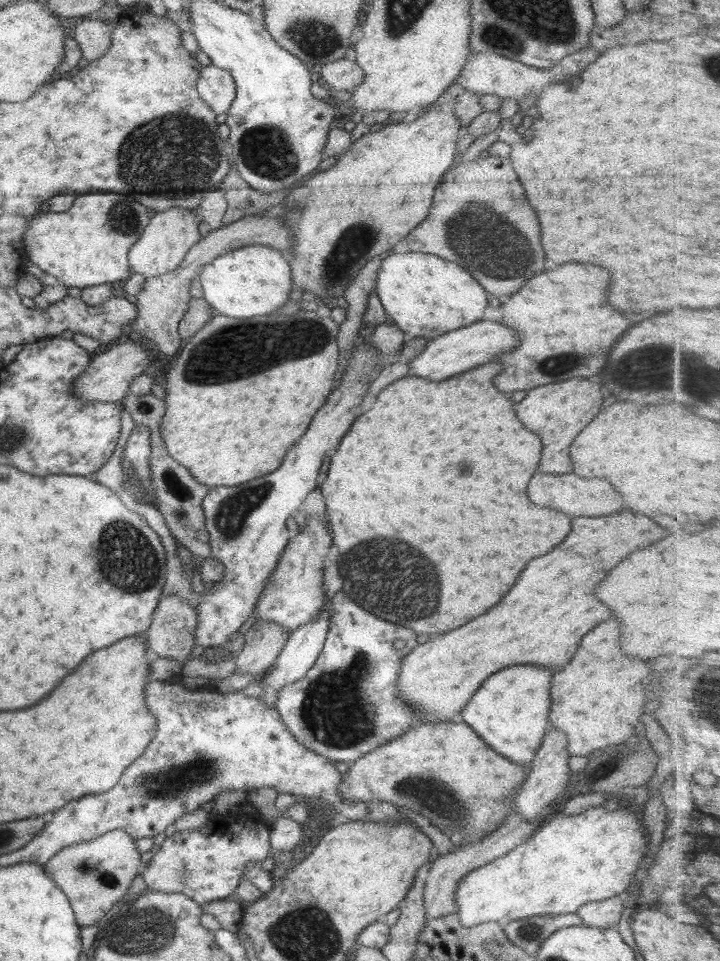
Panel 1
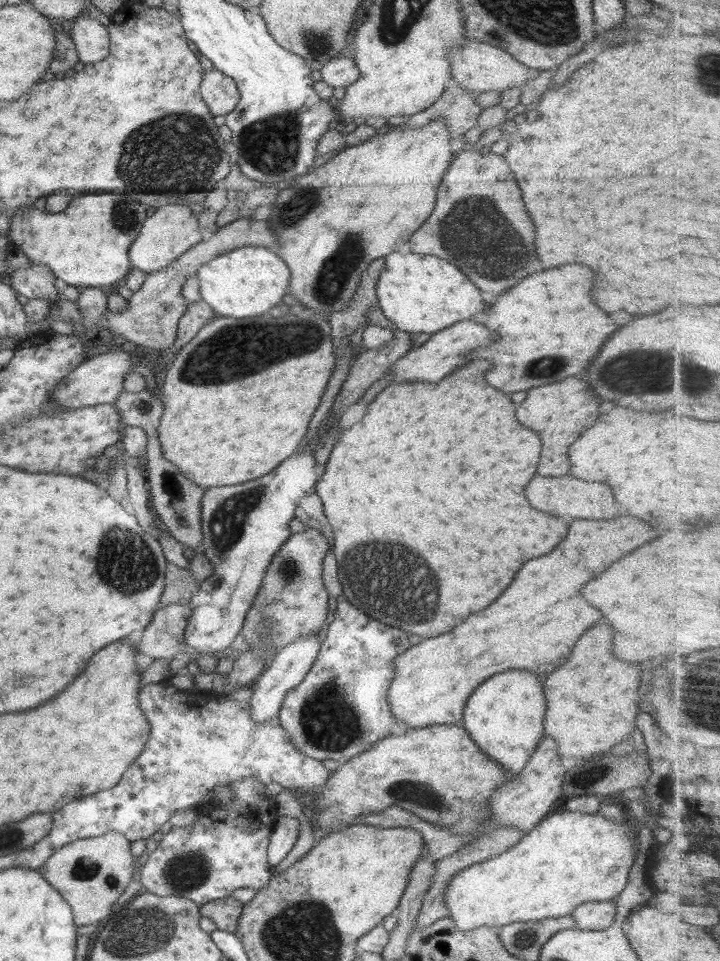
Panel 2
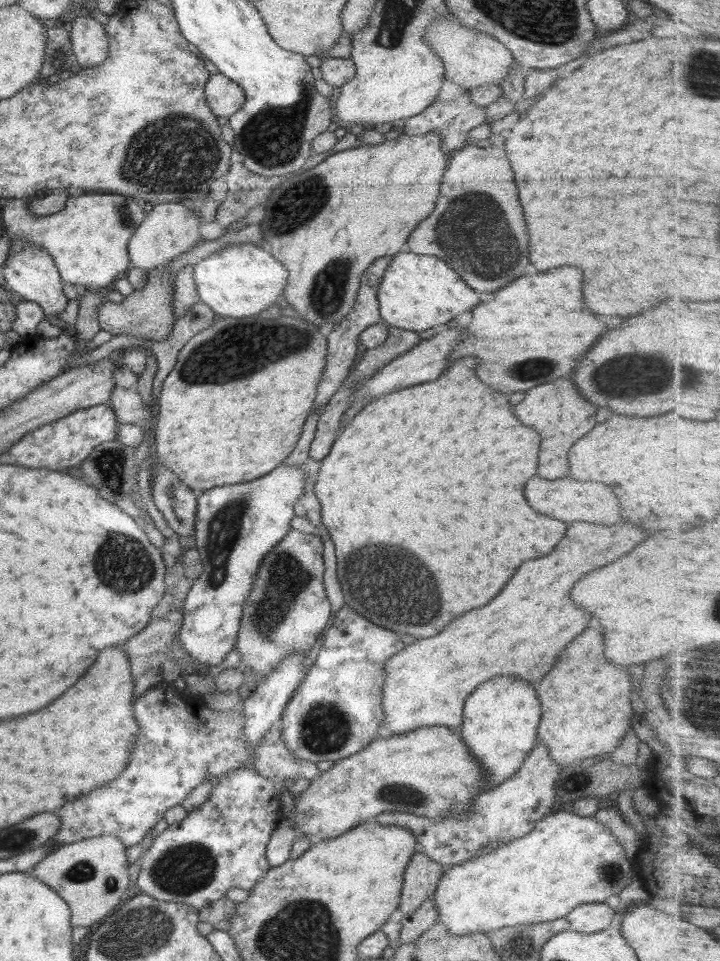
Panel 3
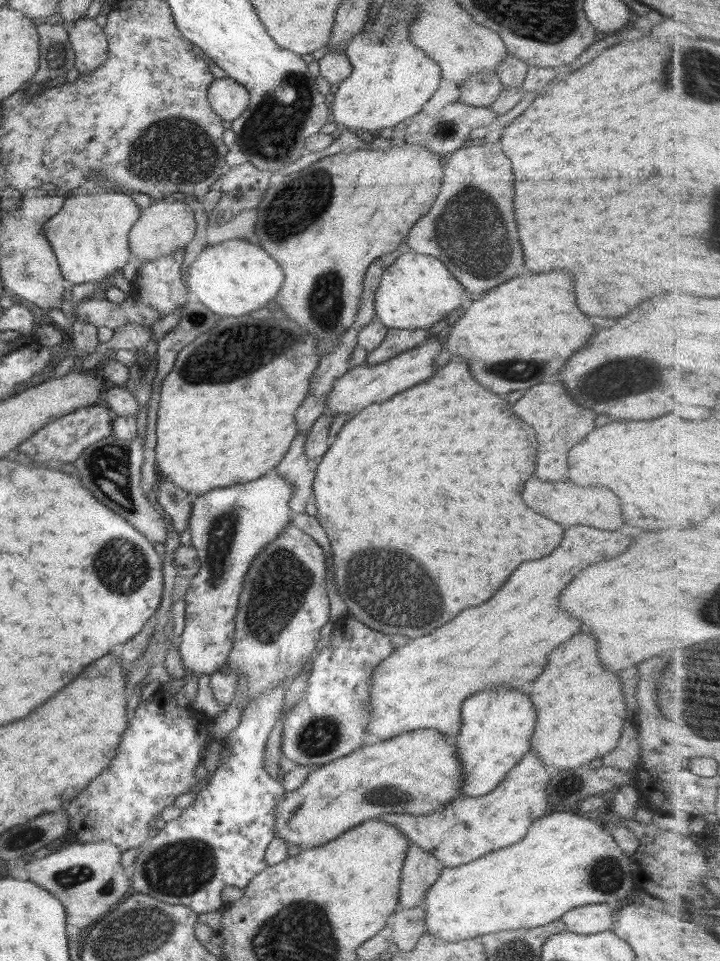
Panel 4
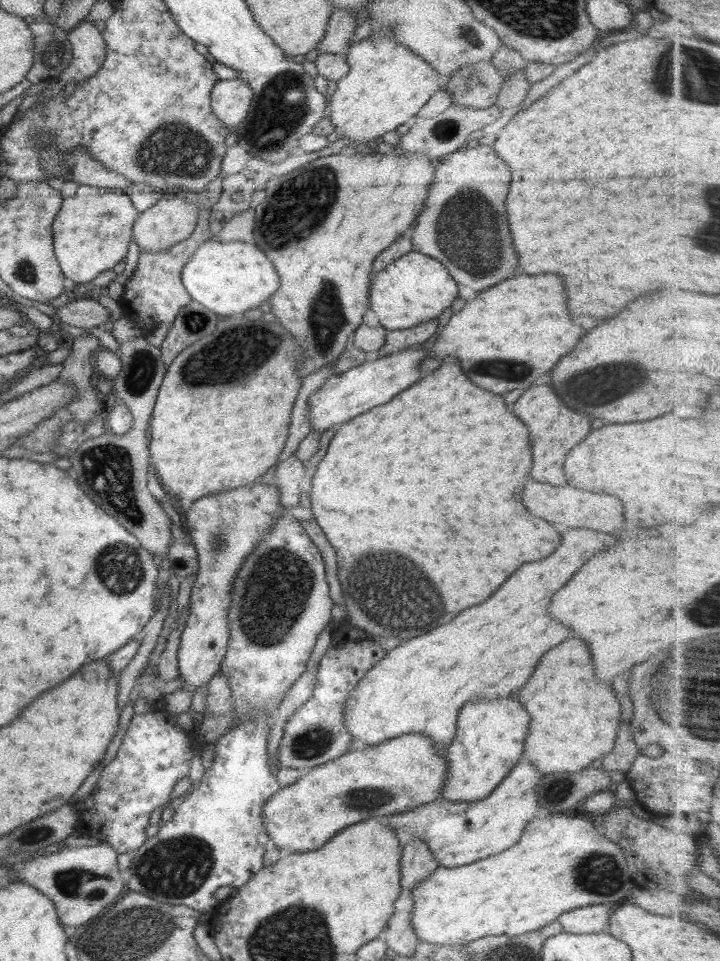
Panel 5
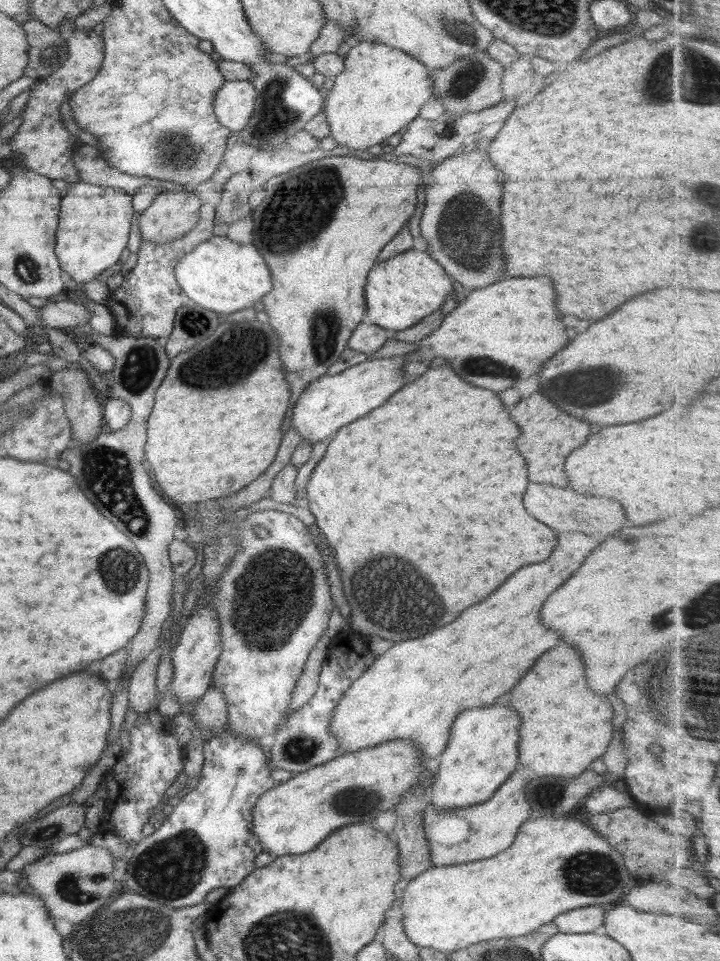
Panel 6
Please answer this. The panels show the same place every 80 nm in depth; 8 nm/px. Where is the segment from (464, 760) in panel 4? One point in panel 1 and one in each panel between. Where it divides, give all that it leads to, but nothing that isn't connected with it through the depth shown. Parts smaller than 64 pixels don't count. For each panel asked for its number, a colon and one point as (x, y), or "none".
1: (509, 711)
2: (504, 715)
3: (500, 720)

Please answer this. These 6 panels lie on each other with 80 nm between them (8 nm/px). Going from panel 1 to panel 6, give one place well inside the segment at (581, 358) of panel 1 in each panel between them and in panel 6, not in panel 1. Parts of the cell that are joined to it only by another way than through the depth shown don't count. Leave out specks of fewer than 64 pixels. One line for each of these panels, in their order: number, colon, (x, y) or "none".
2: (550, 317)
3: (536, 330)
4: (524, 330)
5: (509, 335)
6: (515, 323)

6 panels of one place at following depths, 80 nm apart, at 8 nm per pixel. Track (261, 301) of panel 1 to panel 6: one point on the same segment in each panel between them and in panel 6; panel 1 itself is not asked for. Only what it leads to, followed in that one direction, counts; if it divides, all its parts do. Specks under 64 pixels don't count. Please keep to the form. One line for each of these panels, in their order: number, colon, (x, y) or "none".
2: (247, 281)
3: (239, 280)
4: (231, 278)
5: (226, 277)
6: (221, 275)

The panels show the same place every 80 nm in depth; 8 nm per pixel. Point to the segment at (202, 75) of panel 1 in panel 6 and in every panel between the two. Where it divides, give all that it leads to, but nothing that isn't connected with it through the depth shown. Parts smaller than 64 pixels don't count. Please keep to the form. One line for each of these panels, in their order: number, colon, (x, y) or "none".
2: (220, 93)
3: (224, 96)
4: (228, 99)
5: (230, 99)
6: (233, 105)

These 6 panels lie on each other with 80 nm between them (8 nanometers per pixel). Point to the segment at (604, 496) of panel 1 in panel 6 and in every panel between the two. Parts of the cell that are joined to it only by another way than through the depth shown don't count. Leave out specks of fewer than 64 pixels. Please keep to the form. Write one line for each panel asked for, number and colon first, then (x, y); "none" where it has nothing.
2: (566, 496)
3: (565, 499)
4: (566, 503)
5: (564, 506)
6: (563, 510)

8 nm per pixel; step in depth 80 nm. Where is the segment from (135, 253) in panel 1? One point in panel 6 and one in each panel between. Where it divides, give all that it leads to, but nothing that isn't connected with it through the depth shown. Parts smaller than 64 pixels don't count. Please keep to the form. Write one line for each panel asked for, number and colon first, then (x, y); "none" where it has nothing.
2: (169, 231)
3: (168, 230)
4: (165, 226)
5: (172, 219)
6: (176, 210)

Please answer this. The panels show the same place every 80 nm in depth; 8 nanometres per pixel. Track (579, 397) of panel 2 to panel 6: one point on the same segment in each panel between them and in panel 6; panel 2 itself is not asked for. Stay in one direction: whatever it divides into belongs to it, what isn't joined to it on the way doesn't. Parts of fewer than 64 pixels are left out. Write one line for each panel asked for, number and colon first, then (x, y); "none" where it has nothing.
3: (556, 411)
4: (560, 423)
5: (554, 428)
6: (549, 434)

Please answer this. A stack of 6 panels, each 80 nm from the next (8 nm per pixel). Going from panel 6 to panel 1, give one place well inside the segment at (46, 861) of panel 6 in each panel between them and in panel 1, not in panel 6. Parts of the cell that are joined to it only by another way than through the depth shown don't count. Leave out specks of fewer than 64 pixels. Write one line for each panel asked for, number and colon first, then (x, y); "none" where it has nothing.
1: (94, 875)
2: (91, 873)
3: (91, 875)
4: (88, 878)
5: (82, 882)

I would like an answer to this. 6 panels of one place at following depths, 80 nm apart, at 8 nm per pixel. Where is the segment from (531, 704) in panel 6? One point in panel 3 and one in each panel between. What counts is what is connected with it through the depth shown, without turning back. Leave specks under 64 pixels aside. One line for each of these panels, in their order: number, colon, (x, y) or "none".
3: (586, 711)
4: (581, 712)
5: (574, 719)

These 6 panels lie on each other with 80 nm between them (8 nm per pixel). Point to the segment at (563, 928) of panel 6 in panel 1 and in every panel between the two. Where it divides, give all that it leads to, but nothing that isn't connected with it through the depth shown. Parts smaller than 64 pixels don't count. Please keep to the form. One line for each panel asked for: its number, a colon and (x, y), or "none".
1: (605, 914)
2: (592, 915)
3: (591, 917)
4: (589, 919)
5: (592, 919)

